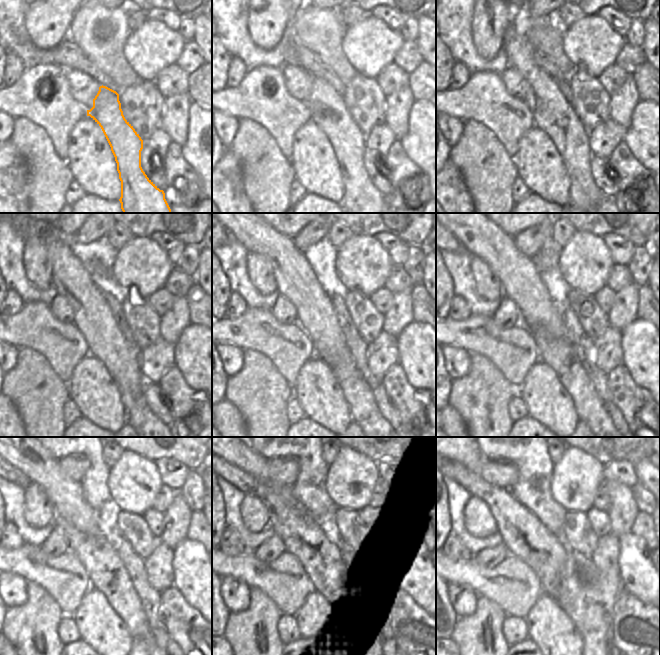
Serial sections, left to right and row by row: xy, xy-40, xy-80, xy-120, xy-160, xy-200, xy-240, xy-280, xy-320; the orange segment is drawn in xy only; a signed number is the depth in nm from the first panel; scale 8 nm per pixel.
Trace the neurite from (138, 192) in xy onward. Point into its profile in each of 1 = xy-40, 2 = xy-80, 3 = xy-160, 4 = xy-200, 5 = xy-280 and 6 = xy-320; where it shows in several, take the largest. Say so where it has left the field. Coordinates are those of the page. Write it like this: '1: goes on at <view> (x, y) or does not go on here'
1: goes on at xy-40 (328, 110)
2: goes on at xy-80 (553, 114)
3: goes on at xy-160 (296, 281)
4: goes on at xy-200 (518, 274)
5: goes on at xy-280 (246, 457)
6: goes on at xy-320 (471, 457)

